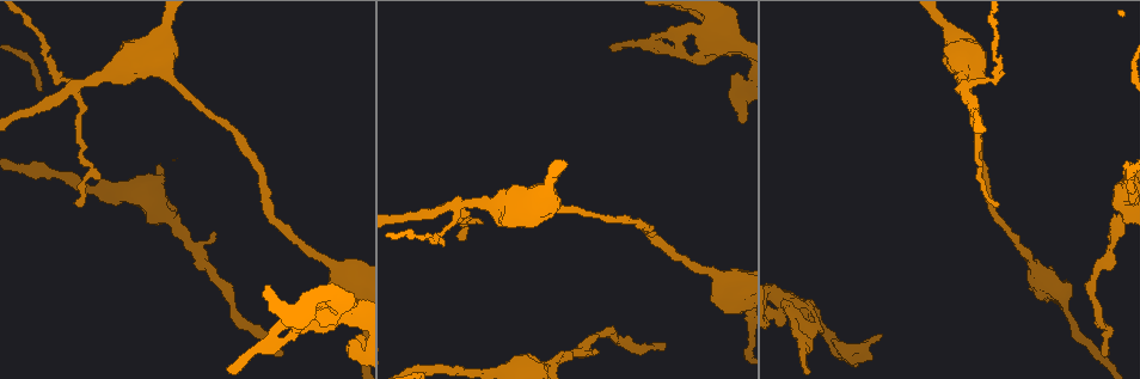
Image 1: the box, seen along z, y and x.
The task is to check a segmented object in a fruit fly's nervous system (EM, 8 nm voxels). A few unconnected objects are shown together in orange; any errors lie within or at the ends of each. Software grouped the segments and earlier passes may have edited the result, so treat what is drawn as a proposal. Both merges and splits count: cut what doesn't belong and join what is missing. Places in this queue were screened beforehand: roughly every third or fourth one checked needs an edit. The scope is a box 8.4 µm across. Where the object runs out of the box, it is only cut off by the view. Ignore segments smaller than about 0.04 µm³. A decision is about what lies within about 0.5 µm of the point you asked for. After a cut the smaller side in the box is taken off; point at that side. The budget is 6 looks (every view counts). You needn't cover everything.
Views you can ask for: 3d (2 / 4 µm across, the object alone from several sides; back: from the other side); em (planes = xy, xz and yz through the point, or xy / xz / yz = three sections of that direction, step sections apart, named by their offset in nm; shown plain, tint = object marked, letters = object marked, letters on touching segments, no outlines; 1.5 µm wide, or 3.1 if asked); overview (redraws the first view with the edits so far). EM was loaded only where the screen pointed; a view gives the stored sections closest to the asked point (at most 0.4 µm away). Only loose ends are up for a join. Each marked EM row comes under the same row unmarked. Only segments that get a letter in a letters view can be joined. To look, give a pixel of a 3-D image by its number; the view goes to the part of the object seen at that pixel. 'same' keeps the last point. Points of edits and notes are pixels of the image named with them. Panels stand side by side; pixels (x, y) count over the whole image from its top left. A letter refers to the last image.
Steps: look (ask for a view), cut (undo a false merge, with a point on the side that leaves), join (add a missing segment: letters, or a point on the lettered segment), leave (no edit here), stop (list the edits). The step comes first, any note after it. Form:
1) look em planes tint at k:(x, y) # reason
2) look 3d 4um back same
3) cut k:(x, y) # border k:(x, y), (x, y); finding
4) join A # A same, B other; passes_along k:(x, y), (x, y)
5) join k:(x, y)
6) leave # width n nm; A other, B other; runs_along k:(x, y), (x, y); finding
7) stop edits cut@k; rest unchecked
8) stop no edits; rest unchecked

look 3d 2um at 1:(466, 239)

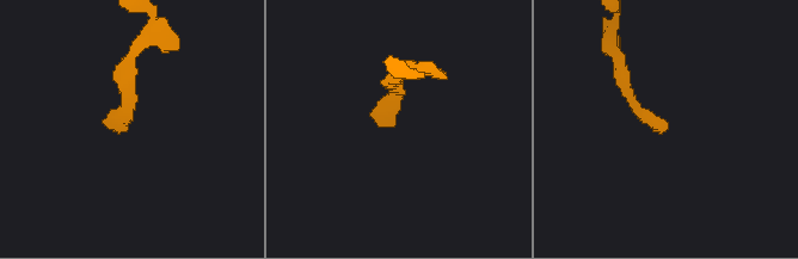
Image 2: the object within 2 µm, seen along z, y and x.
look em planes tint at 2:(393, 124)

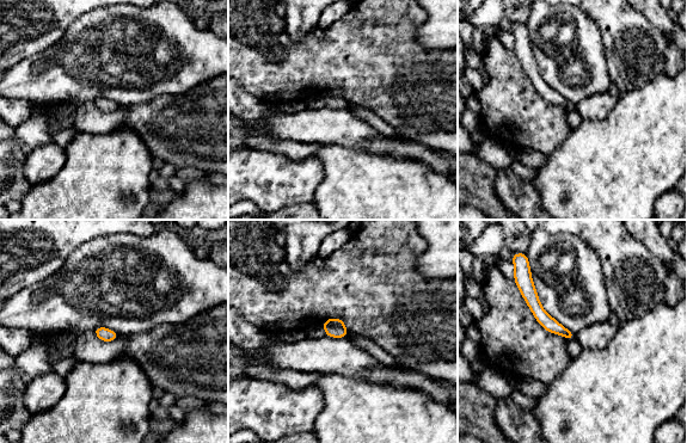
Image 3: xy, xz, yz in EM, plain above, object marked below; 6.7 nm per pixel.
look em planes letters same

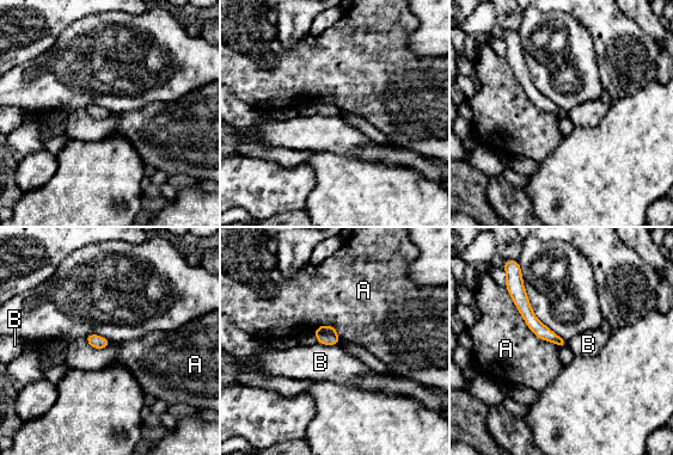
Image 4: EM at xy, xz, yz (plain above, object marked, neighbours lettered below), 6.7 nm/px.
leave # longest_contact A 550 nm; A other, B other; no lettered segment goes on from it

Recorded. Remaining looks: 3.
look em planes letters at 1:(462, 203)

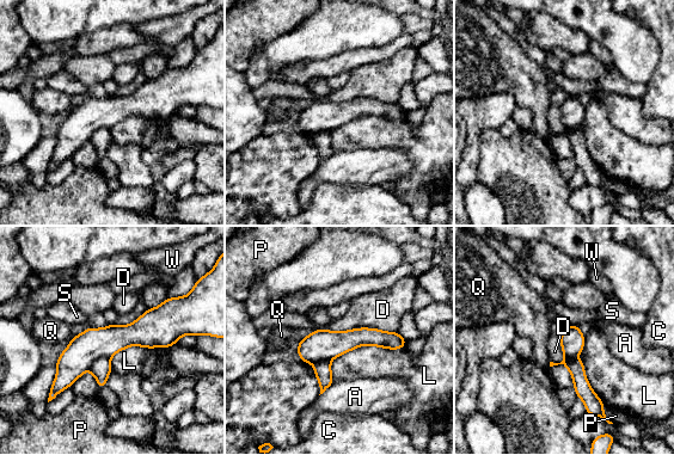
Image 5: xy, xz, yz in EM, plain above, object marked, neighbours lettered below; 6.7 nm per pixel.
cut 5:(100, 368) # A other, C other, D other, L other, P other, Q other, S other, W other; border 5:(109, 357), (98, 357), (89, 368); a second cell is stuck on

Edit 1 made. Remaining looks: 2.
stop edits cut@5; rest unchecked

